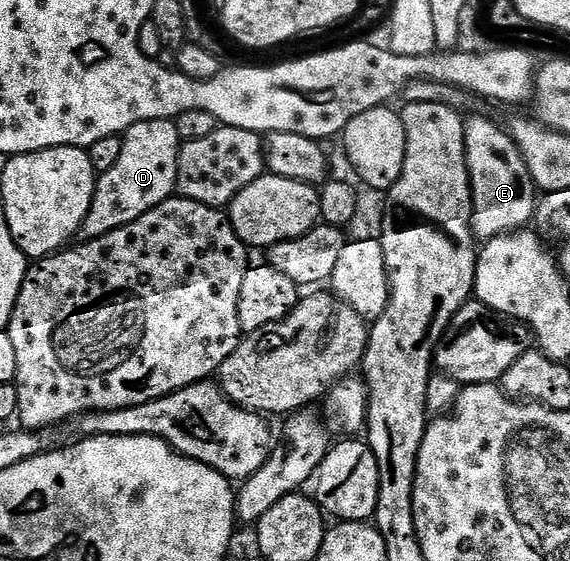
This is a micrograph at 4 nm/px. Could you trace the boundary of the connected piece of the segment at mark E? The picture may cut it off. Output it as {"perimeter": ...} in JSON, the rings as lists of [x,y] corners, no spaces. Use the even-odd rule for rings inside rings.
{"perimeter":[[[485,116],[465,120],[465,161],[469,167],[469,189],[473,192],[473,234],[478,241],[488,242],[496,236],[519,232],[534,219],[539,203],[539,189],[527,170],[527,162],[517,149],[517,143],[504,127]]]}

